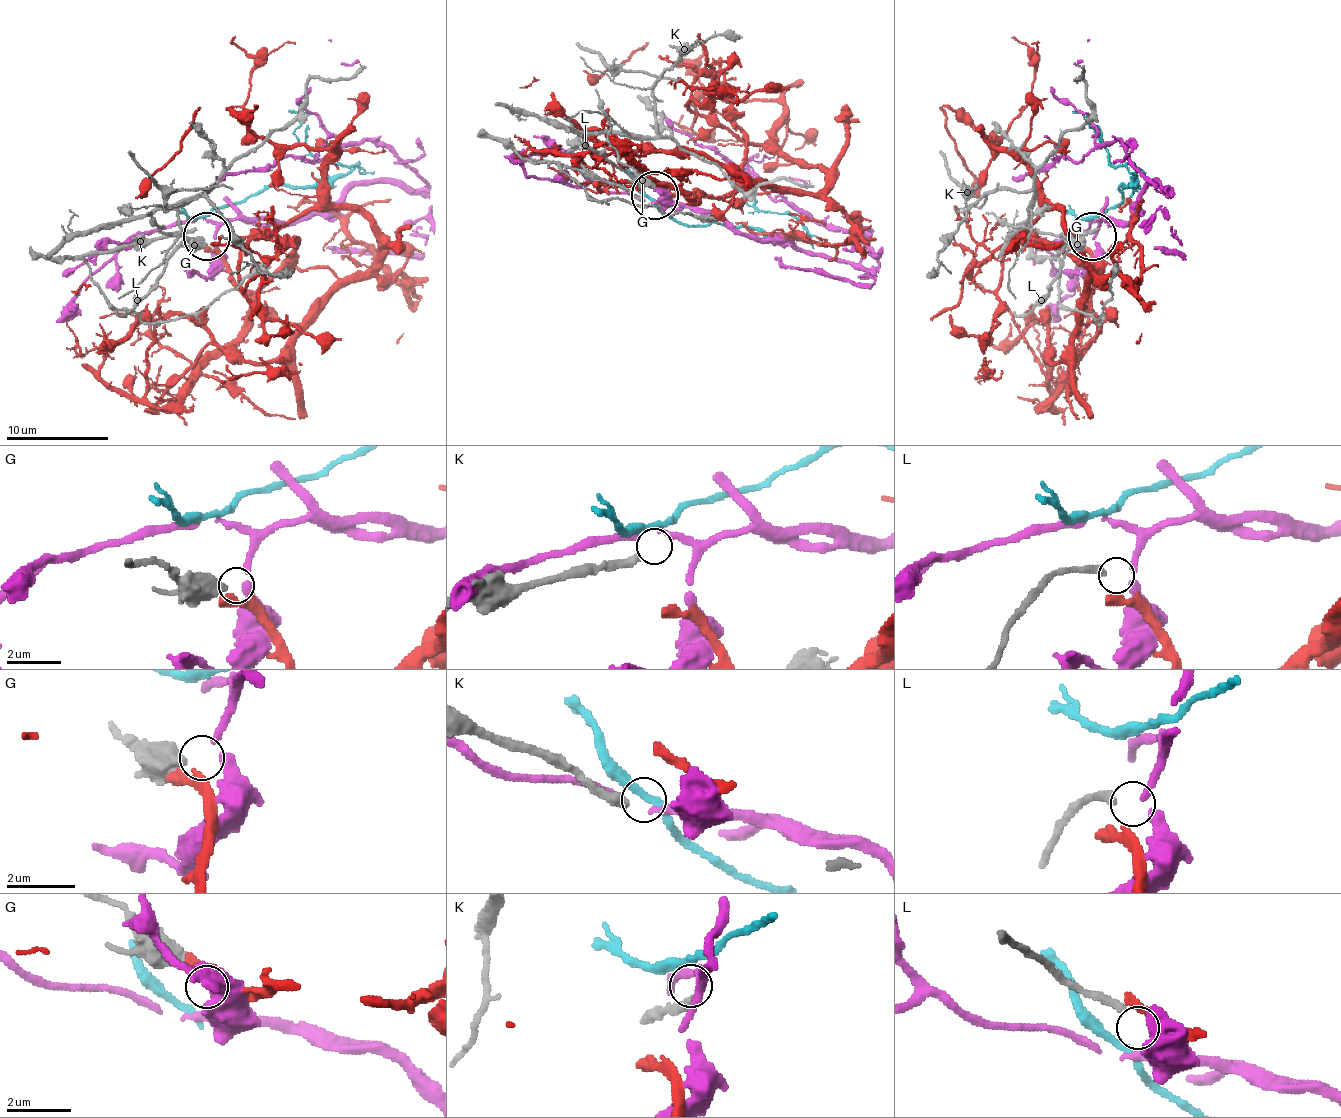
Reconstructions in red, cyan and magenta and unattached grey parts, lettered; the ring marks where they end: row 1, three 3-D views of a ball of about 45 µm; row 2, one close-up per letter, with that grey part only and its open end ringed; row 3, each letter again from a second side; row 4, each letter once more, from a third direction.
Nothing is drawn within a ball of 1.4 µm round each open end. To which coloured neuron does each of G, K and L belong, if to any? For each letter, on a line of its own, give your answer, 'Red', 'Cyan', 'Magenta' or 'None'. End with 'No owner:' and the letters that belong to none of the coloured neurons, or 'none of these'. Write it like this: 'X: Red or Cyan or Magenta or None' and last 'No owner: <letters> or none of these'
G: Magenta
K: None
L: None
No owner: K, L

